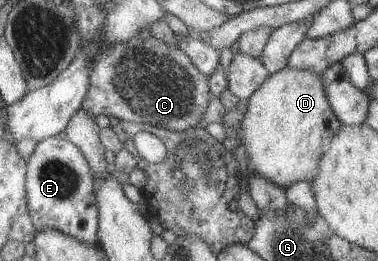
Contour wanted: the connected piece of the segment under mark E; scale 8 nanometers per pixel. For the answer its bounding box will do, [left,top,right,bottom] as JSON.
[27,136,100,245]

